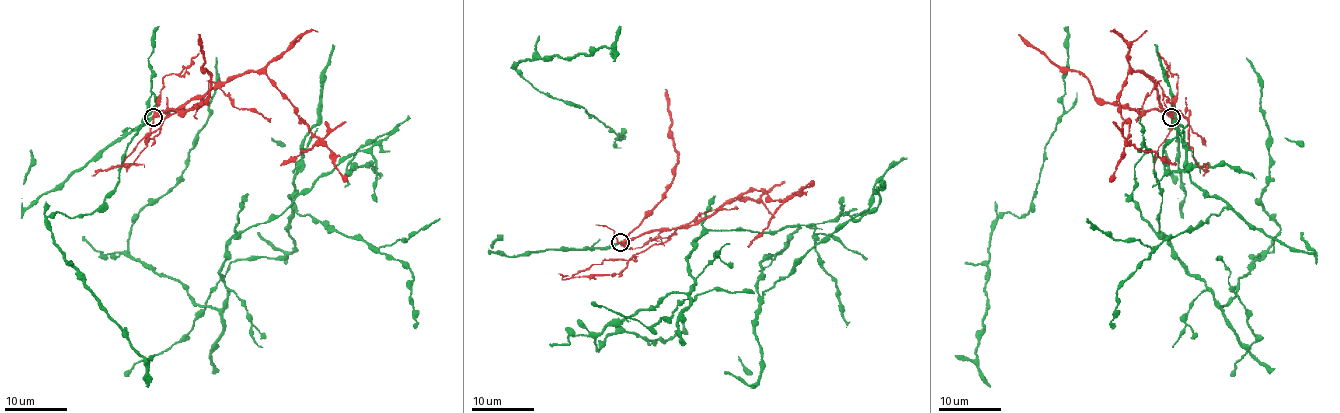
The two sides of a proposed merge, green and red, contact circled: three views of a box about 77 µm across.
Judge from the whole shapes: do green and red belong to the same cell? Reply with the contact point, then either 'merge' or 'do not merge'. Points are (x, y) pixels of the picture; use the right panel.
place (1171, 117); do not merge

